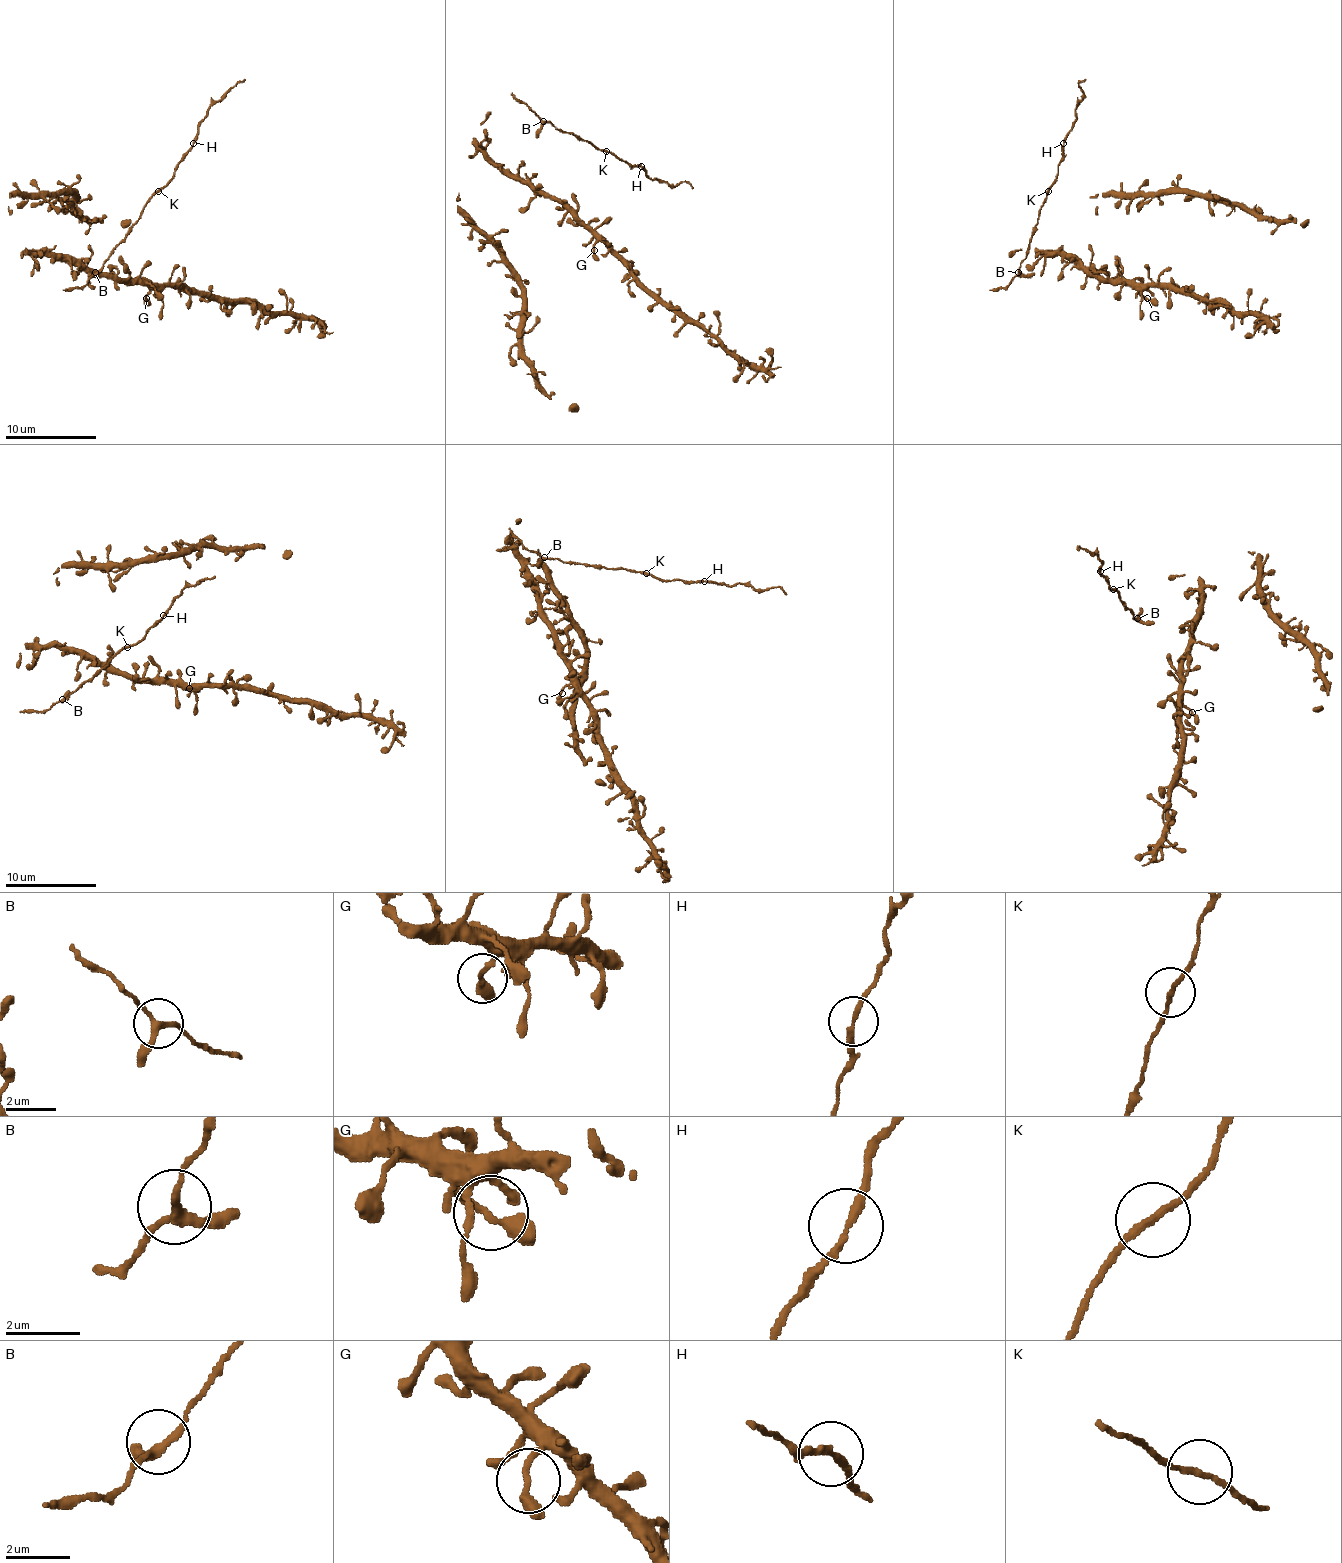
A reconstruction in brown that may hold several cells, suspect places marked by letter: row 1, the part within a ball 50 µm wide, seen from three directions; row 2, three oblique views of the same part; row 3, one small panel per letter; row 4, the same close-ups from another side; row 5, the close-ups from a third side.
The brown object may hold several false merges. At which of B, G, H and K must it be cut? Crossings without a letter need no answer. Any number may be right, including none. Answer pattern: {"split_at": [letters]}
{"split_at": ["H"]}

